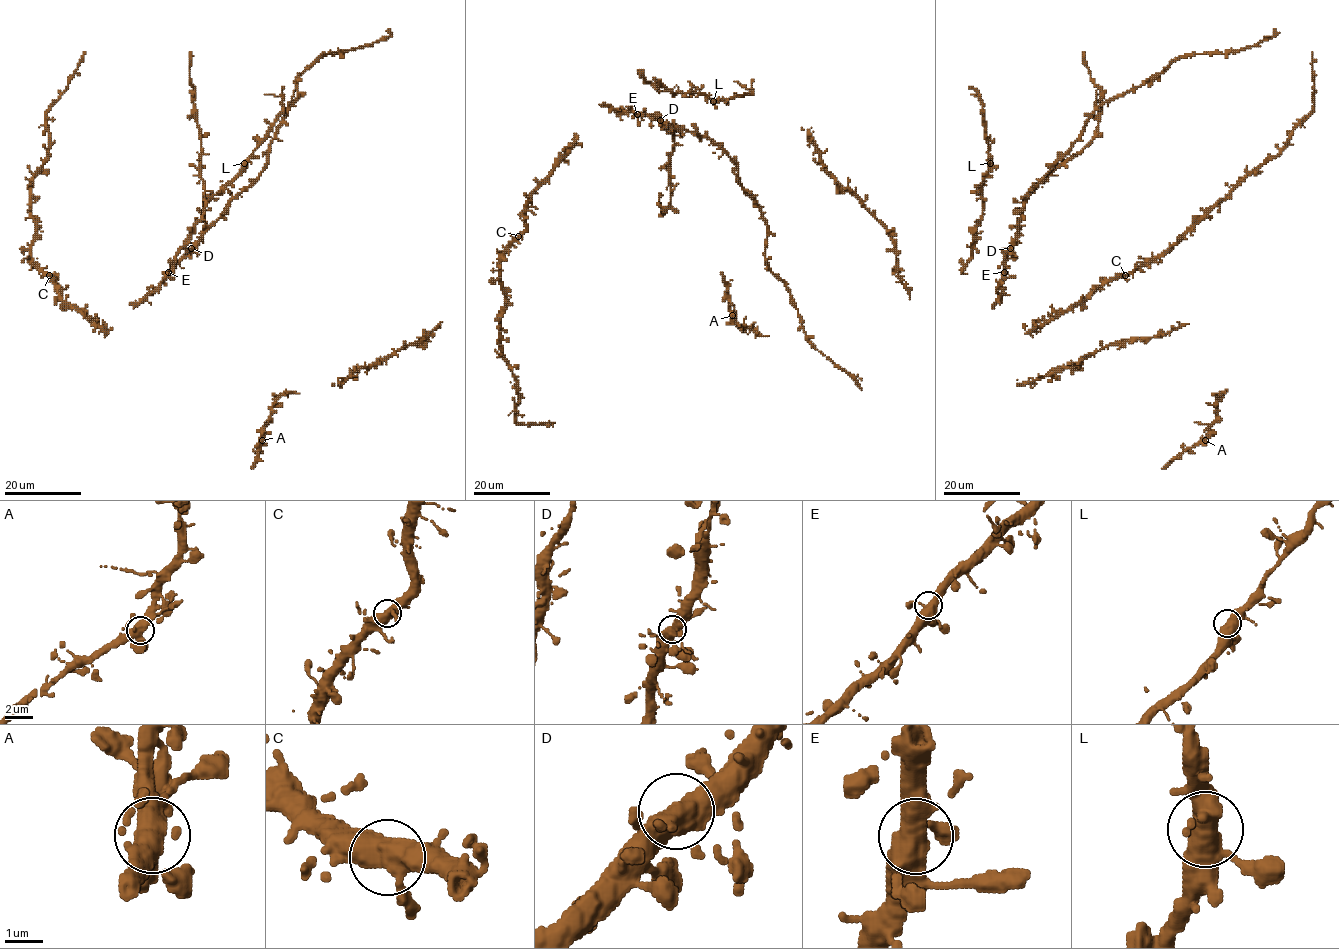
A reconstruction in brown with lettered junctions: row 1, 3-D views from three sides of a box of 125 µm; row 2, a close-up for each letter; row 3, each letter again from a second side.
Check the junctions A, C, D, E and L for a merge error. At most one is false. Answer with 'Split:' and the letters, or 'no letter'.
Split: no letter

